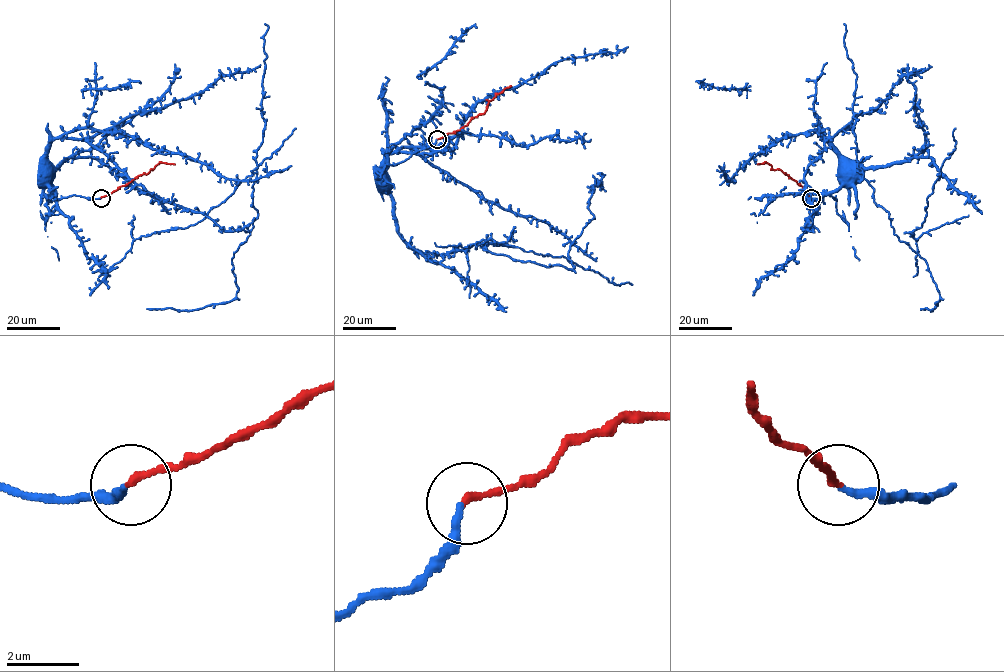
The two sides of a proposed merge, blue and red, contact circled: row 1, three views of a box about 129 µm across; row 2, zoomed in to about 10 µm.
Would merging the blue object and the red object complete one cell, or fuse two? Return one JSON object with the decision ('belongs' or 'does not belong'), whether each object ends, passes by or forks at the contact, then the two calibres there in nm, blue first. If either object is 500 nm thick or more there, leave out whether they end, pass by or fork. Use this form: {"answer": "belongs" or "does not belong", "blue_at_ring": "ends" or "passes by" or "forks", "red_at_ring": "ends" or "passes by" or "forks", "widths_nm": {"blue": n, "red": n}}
{"answer": "belongs", "blue_at_ring": "ends", "red_at_ring": "ends", "widths_nm": {"blue": 200, "red": 200}}

